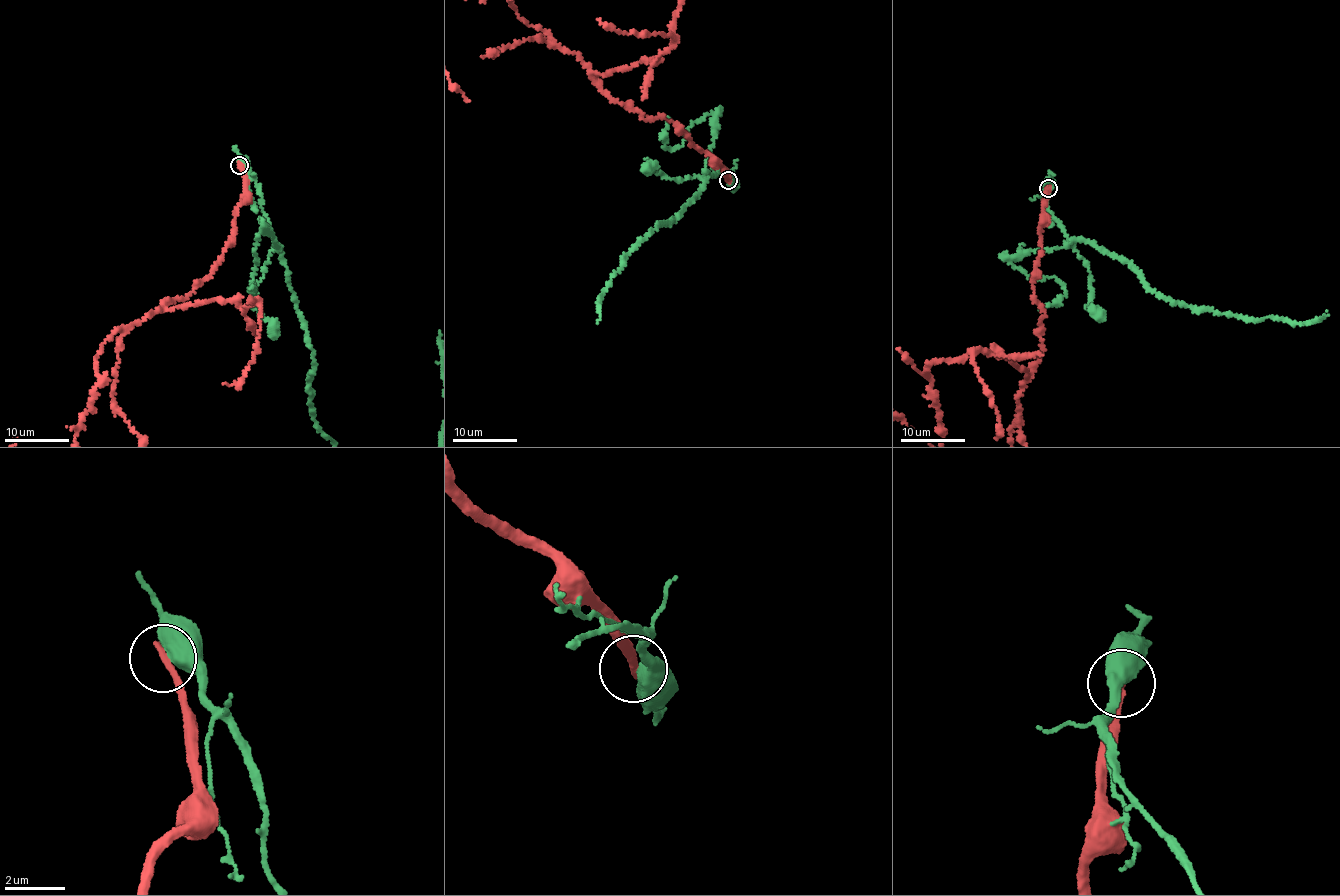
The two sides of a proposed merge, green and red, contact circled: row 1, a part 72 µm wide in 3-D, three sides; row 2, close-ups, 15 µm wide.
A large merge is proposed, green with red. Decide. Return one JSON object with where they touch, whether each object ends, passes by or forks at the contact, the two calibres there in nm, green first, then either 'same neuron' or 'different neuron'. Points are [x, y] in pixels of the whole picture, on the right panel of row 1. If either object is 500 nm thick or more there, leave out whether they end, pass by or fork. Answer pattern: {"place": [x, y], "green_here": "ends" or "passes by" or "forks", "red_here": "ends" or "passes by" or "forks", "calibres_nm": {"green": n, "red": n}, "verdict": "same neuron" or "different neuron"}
{"place": [1048, 188], "calibres_nm": {"green": 800, "red": 260}, "verdict": "different neuron"}

